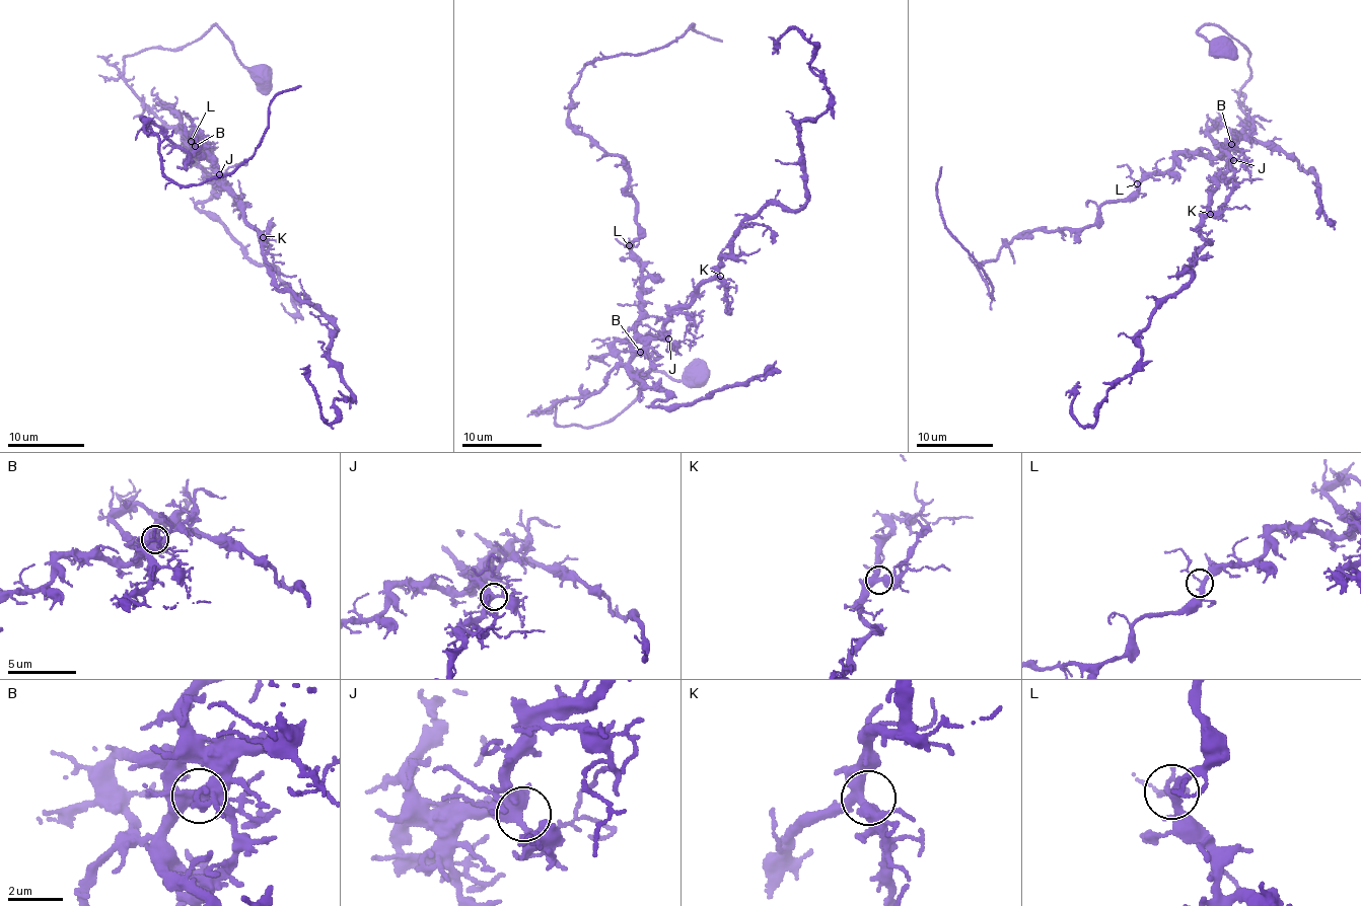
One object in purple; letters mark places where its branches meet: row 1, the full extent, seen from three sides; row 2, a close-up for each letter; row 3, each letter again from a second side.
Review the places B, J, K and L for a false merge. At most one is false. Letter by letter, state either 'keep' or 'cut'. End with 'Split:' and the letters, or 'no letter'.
B: cut
J: keep
K: keep
L: keep
Split: B

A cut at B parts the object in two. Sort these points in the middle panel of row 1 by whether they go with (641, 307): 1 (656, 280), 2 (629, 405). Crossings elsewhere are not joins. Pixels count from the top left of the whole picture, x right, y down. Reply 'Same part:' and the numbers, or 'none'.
Same part: 1

